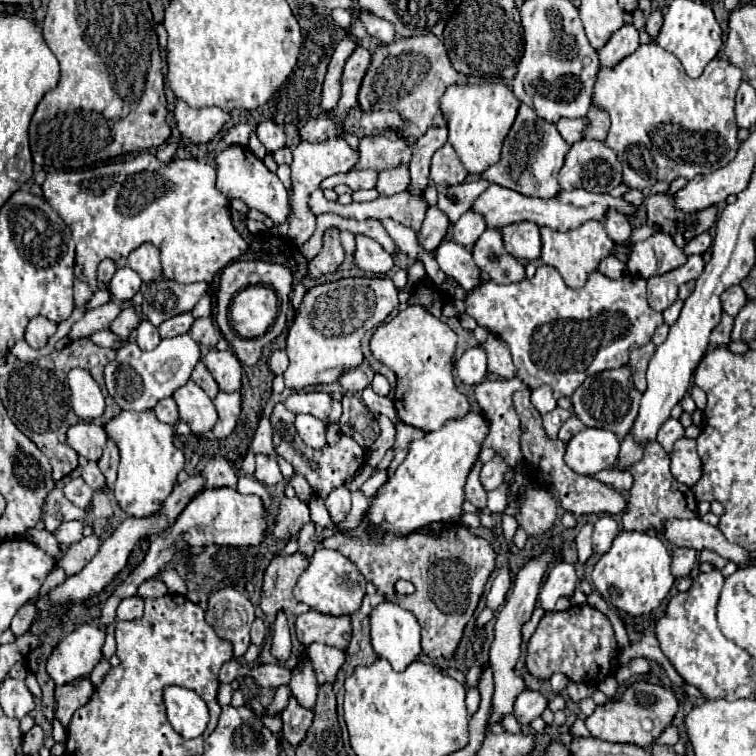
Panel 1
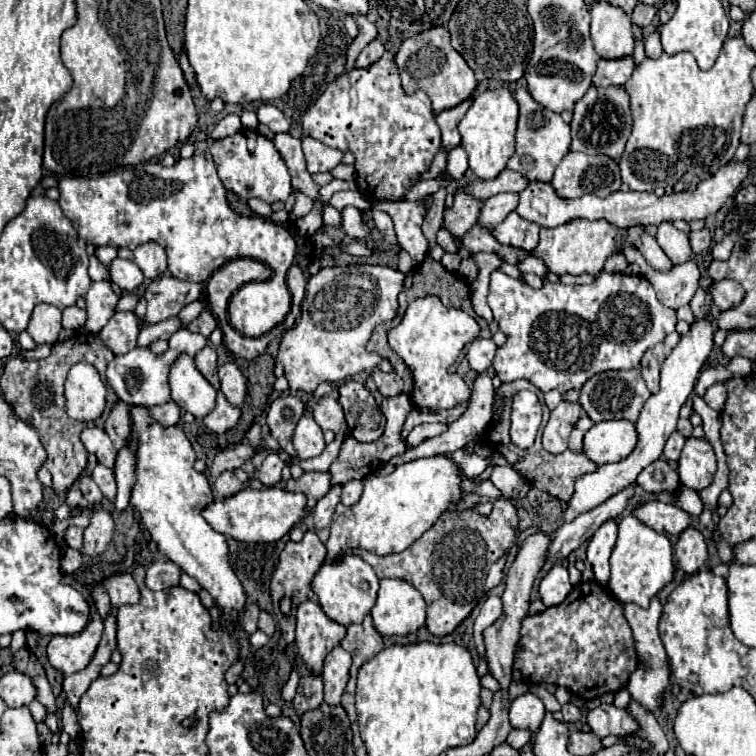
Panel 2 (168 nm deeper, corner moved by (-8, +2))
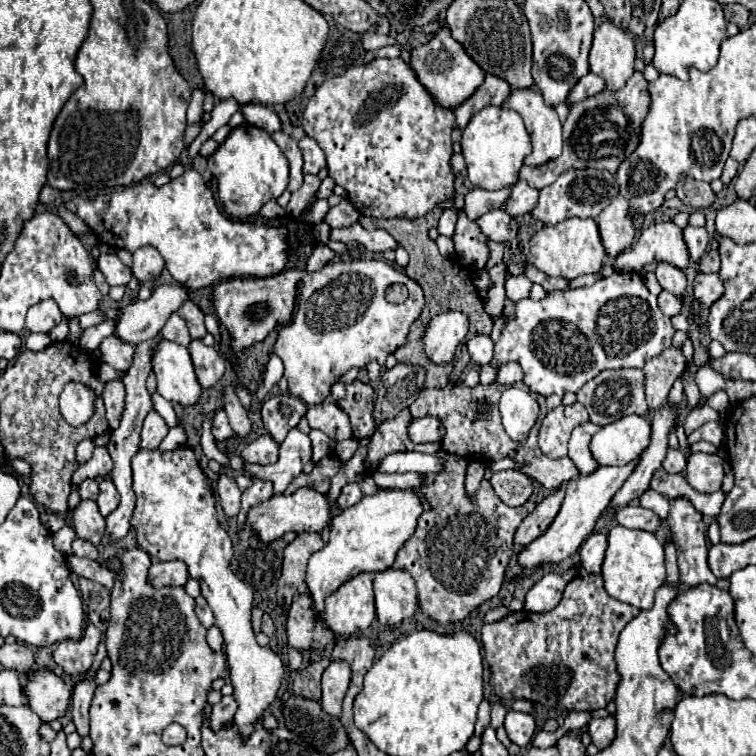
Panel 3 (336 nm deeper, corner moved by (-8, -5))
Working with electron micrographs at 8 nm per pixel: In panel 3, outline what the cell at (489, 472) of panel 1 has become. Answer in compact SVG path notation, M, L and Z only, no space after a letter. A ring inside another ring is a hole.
M499 471L493 473L491 477L491 485L495 489L495 493L499 495L499 499L509 505L509 507L519 507L523 505L531 493L533 493L533 483L529 477L521 475L519 471Z

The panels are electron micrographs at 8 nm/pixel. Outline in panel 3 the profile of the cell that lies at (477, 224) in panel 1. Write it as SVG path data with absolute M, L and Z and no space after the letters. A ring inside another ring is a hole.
M515 183L511 197L501 205L501 209L513 217L519 217L519 215L531 213L535 209L537 197L539 197L537 189L529 187L527 183Z

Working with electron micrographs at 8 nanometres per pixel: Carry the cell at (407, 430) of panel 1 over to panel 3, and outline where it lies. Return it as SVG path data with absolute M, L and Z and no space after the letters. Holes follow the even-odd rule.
M435 417L413 419L409 425L409 437L413 443L441 443L443 435L445 435L445 429Z

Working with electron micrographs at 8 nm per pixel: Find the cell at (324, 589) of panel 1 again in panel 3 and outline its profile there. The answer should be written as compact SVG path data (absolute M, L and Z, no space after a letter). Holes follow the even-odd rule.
M359 573L325 599L325 623L335 635L349 637L365 631L375 619L373 573Z

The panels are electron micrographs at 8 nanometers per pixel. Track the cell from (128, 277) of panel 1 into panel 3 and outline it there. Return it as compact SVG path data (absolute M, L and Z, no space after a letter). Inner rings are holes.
M99 255L99 261L97 261L97 267L99 271L105 275L107 283L109 285L123 285L127 287L127 283L133 279L133 273L129 267L125 267L117 255Z

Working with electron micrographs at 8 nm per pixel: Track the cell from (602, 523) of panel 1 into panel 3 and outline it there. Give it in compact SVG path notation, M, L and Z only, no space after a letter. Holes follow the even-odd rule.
M591 533L585 539L585 543L579 547L581 567L587 573L601 575L601 565L603 565L603 559L605 559L605 551L607 551L607 535Z

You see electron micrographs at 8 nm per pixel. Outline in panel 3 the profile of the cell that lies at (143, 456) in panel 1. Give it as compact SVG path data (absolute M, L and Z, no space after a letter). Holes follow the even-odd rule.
M179 447L175 451L141 449L133 457L131 467L137 497L131 525L137 531L139 547L159 561L183 561L189 569L189 577L199 581L201 595L215 615L215 627L219 627L225 639L229 677L239 703L235 723L241 727L243 735L249 735L253 723L277 695L283 679L283 663L269 647L259 647L255 641L251 629L253 591L229 569L233 545L217 521L211 479L199 469L195 453L189 447Z

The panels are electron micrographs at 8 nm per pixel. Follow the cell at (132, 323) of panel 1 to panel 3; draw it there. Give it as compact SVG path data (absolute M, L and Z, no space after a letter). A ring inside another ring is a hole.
M109 335L109 337L103 339L99 351L101 351L101 359L103 359L107 365L117 367L119 371L127 371L135 347L133 347L131 343L125 343L125 341L123 341L121 337L117 337L117 335Z

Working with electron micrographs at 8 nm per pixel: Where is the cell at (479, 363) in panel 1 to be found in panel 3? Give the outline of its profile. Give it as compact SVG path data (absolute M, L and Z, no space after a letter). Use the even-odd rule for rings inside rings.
M477 335L477 337L467 341L467 349L469 349L471 361L479 367L487 365L493 359L493 341L491 341L491 337Z

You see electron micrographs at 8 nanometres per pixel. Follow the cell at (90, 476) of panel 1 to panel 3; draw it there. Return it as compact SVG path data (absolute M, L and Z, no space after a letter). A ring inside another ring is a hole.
M101 479L99 481L99 489L101 489L101 495L97 499L97 505L99 505L101 515L107 517L111 511L117 509L117 505L119 505L119 493L117 493L117 489L115 489L115 485L113 485L111 479Z

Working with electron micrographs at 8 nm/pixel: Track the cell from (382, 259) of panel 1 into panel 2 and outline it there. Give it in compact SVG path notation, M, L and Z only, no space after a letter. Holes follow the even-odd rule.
M345 206L341 210L341 226L343 226L343 232L355 240L363 240L369 234L369 228L365 226L361 212L353 206Z

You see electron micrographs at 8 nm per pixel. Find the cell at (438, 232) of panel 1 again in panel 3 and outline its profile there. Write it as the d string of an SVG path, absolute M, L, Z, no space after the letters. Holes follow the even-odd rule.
M503 187L499 191L487 191L487 189L471 189L465 195L465 207L463 213L475 221L481 215L485 215L491 209L499 209L501 203L511 195L511 187Z

